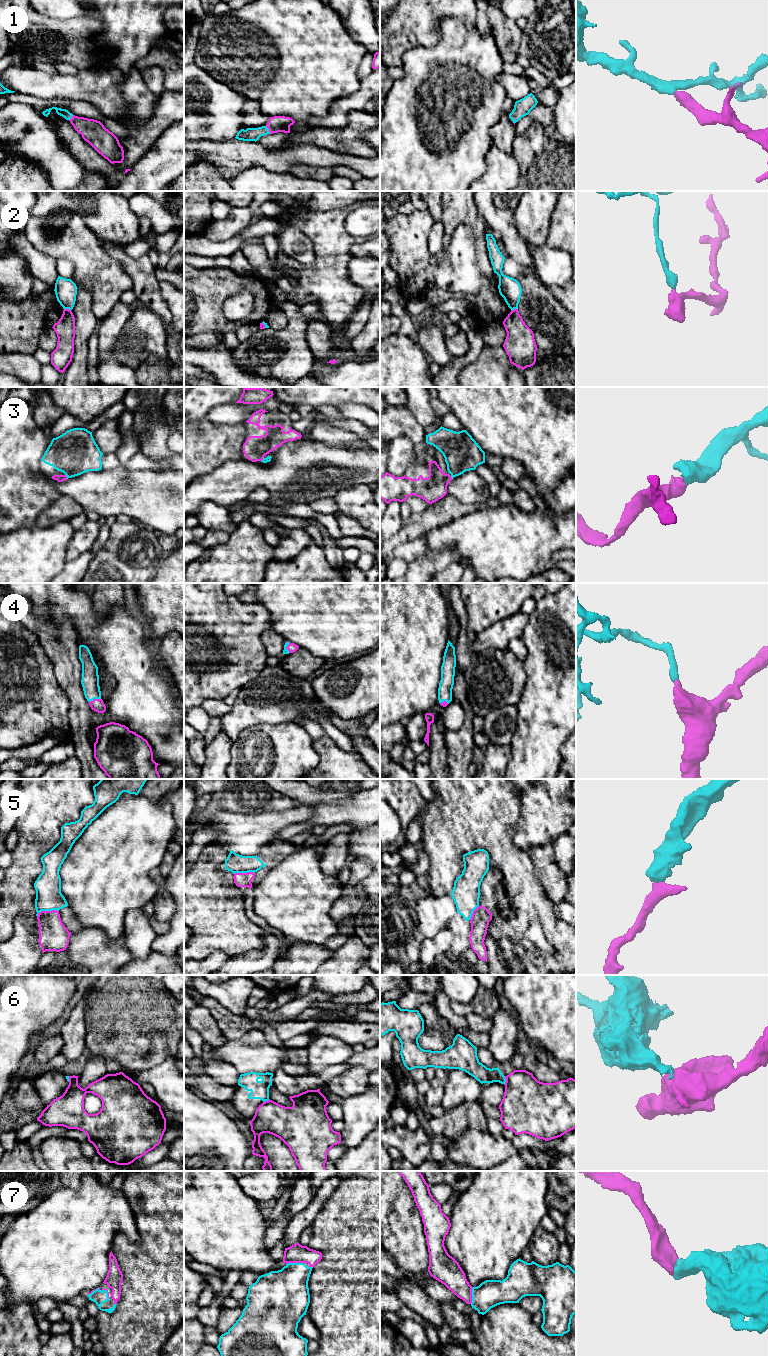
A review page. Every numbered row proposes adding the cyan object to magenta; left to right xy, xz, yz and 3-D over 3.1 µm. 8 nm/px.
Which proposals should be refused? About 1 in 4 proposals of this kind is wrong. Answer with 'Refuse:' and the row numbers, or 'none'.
Refuse: 2, 5, 6

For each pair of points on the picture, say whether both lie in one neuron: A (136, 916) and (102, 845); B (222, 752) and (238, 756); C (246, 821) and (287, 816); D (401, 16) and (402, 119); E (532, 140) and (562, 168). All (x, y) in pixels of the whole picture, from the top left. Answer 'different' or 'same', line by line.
A: different
B: different
C: same
D: different
E: same

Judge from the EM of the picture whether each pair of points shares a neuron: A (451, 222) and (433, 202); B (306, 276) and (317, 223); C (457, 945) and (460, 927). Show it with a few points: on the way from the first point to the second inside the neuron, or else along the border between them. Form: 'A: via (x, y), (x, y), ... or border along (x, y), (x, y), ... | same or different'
A: border along (443, 201), (443, 215), (440, 220) | different
B: via (319, 263), (321, 261), (321, 236) | same
C: via (460, 941), (460, 931) | same

